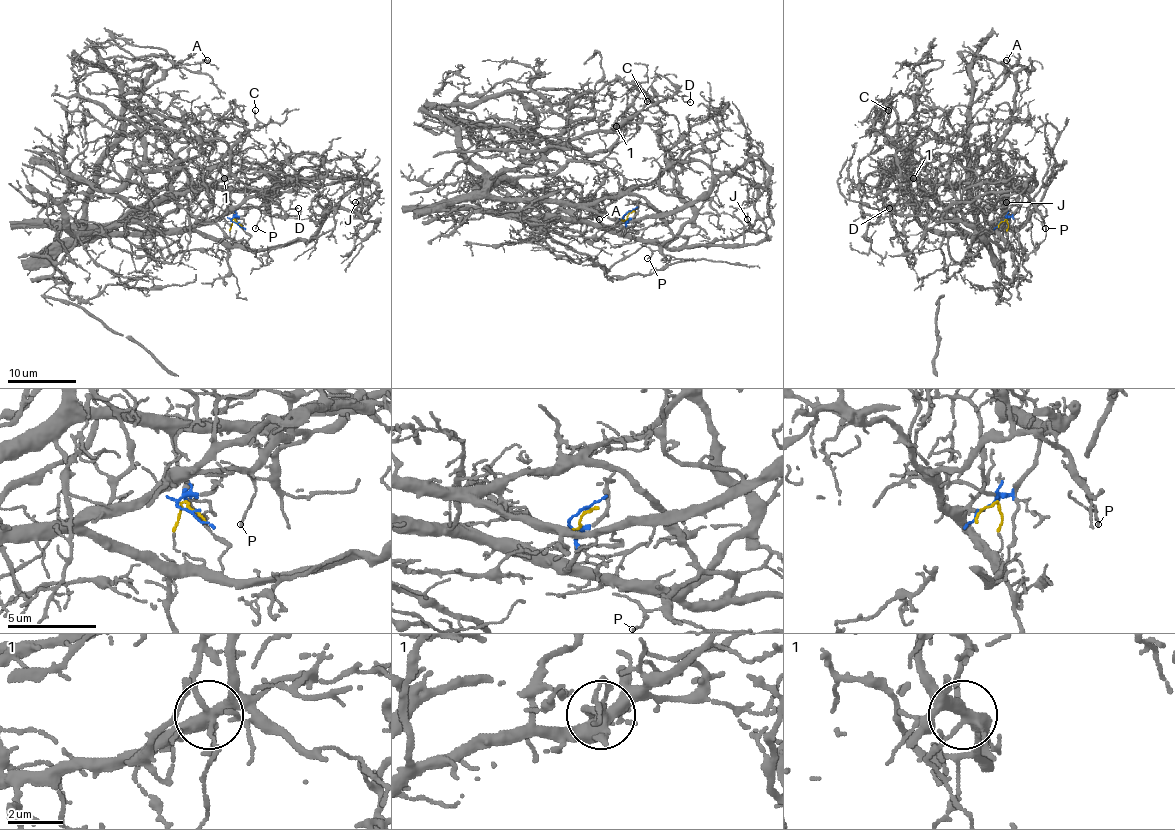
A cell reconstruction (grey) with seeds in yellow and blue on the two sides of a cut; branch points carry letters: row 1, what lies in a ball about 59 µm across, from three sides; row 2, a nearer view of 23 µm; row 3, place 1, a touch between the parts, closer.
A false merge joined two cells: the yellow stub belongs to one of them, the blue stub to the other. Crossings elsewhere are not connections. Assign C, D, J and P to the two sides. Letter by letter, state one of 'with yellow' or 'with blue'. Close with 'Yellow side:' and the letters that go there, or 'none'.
C: with yellow
D: with yellow
J: with blue
P: with yellow
Yellow side: C, D, P

